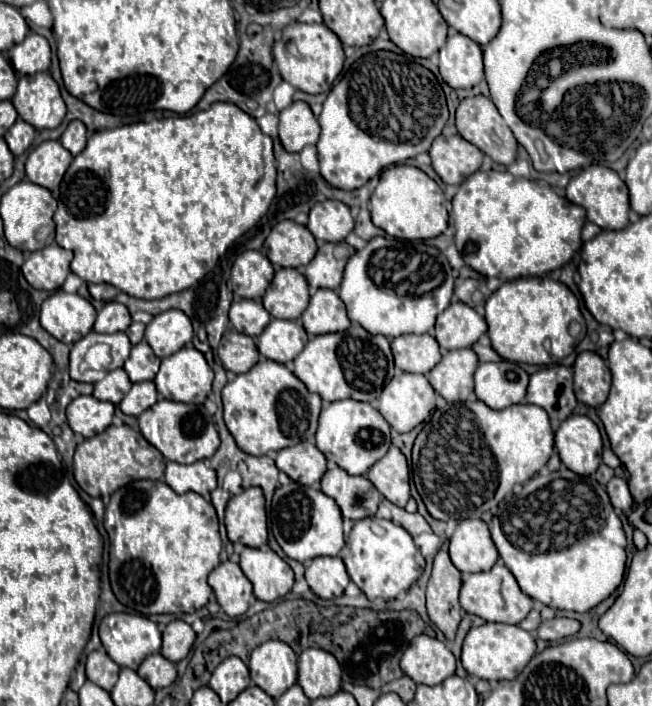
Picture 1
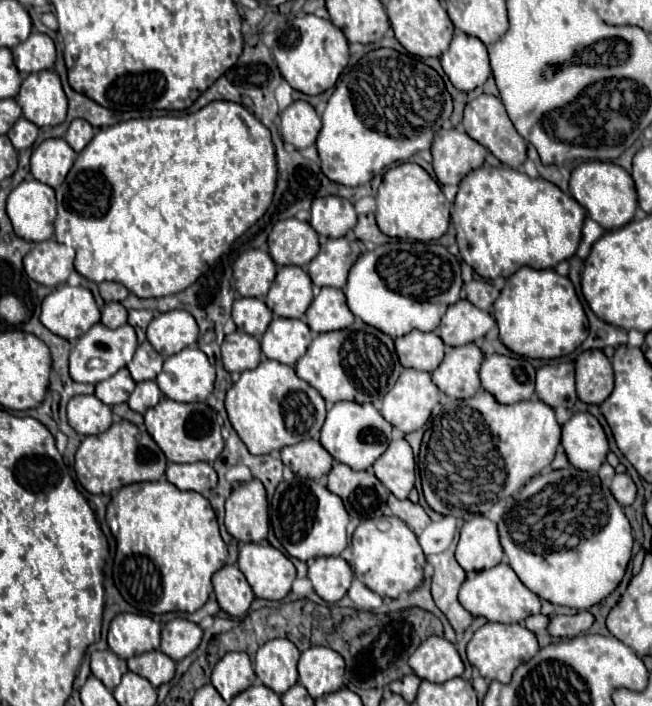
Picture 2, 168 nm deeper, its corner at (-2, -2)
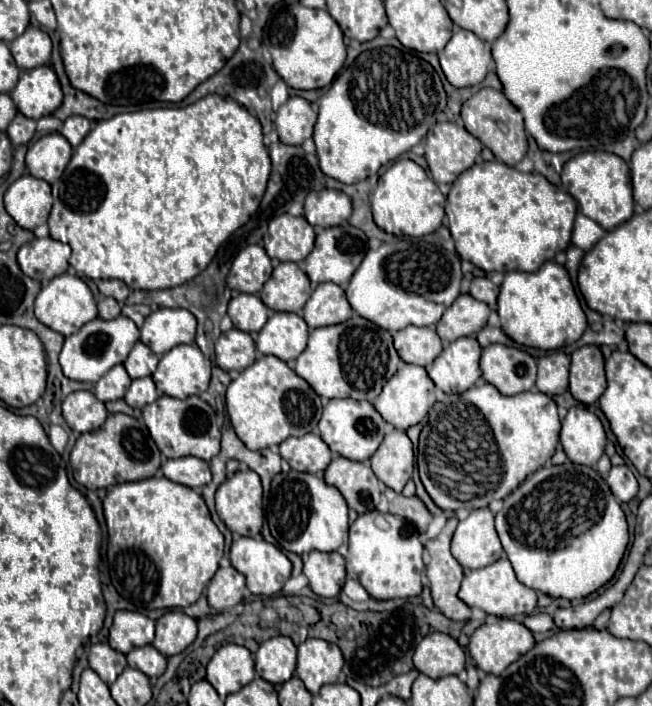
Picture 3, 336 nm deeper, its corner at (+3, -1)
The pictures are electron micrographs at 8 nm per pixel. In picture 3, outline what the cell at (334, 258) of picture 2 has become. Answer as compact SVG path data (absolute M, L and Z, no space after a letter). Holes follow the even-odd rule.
M345 226L327 228L317 236L313 252L305 258L305 272L307 272L309 280L315 284L333 282L333 284L345 288L349 284L349 278L361 264L365 252L367 252L367 236L359 228L351 228L351 226L349 228L345 228Z

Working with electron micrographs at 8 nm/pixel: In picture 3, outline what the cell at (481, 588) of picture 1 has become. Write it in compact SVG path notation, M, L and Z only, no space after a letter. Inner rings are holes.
M501 556L497 562L477 568L465 574L459 590L459 598L469 606L469 608L479 608L485 614L497 616L497 618L515 618L515 616L527 616L537 608L537 592L527 588L515 578L515 572L511 568L511 562L507 556Z

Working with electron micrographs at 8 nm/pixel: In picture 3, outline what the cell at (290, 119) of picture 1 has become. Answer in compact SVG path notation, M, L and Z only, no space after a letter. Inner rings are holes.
M291 96L275 114L275 130L283 144L299 146L313 136L317 114L311 104L299 96Z

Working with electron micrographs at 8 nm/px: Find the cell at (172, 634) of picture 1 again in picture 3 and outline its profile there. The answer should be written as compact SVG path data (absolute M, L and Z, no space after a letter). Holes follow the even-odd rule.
M167 612L157 620L153 646L163 656L181 654L197 636L197 620L183 612Z

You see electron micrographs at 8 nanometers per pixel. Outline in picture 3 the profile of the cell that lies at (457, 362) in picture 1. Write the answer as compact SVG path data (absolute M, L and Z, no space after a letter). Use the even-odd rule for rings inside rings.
M475 338L449 342L431 368L427 368L429 378L445 394L463 394L463 390L469 390L481 378L479 356L481 346Z

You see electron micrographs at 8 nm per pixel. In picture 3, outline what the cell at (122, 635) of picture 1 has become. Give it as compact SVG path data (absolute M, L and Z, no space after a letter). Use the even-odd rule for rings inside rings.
M119 610L115 612L113 626L109 630L109 646L127 654L133 648L147 646L155 638L155 622L139 612Z

